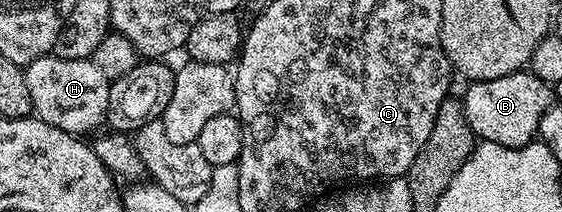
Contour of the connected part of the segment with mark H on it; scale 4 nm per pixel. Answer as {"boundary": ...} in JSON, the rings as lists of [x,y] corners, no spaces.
{"boundary":[[[49,54],[30,62],[24,68],[24,77],[33,113],[42,122],[73,134],[85,134],[95,133],[107,121],[110,81],[98,66],[94,66],[92,59],[63,60]]]}

